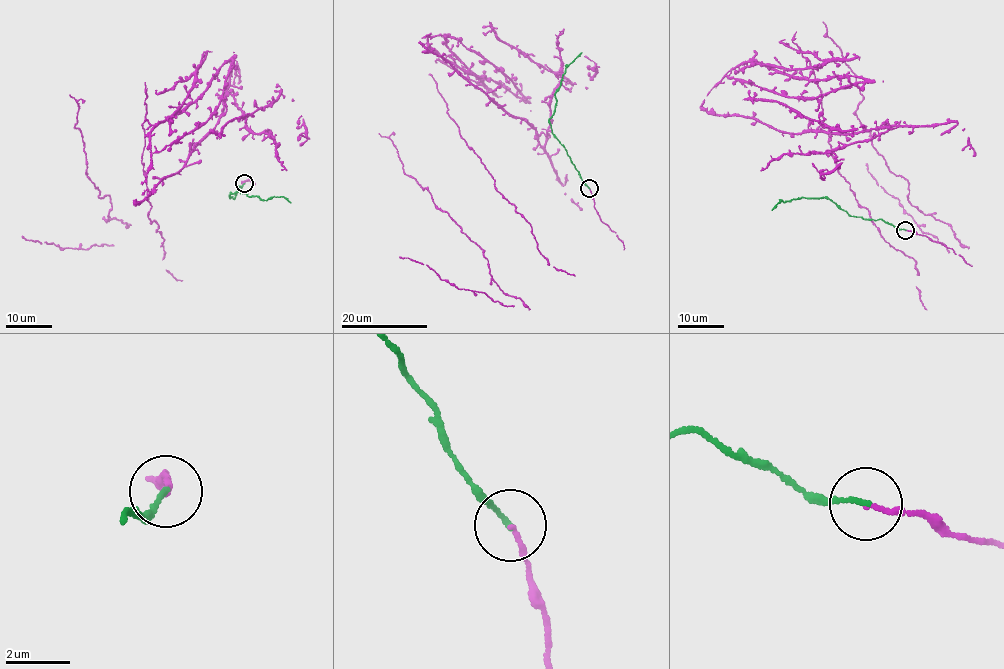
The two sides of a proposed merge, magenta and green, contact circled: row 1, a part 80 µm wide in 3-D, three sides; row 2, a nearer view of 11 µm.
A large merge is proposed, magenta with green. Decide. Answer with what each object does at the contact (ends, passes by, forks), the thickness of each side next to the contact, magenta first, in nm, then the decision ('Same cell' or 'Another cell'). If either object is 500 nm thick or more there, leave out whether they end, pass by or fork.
At the ring magenta ends. At the ring green ends. Thickness 140 nm (magenta) against 150 nm. Same cell

